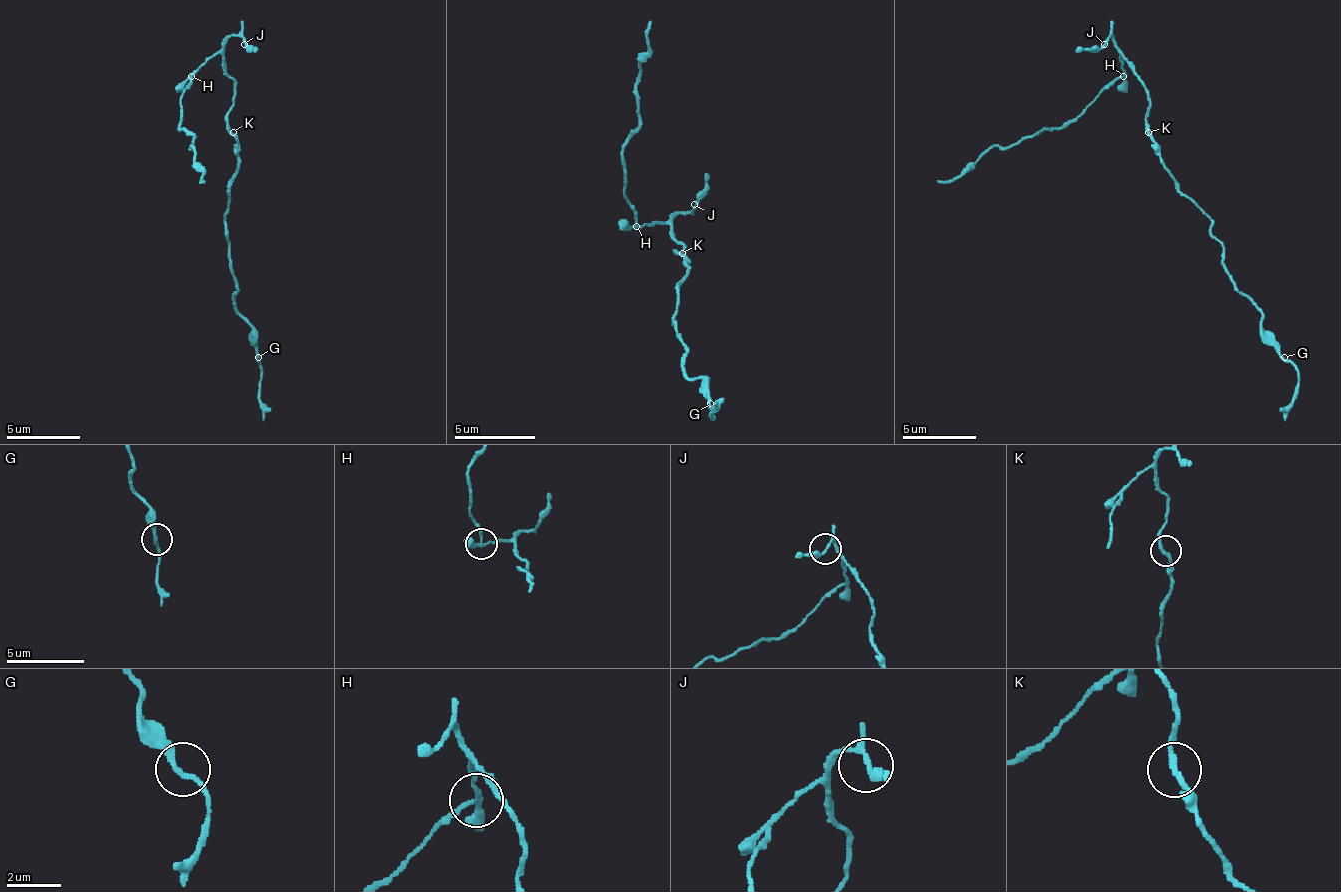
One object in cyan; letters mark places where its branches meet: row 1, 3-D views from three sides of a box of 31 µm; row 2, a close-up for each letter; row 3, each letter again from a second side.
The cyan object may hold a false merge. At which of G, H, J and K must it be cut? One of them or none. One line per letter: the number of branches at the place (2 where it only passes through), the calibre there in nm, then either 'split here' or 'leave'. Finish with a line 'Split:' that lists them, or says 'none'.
G: 2 | 180 nm | leave
H: 3 | 190 nm | split here
J: 3 | 190 nm | leave
K: 2 | 200 nm | leave
Split: H

